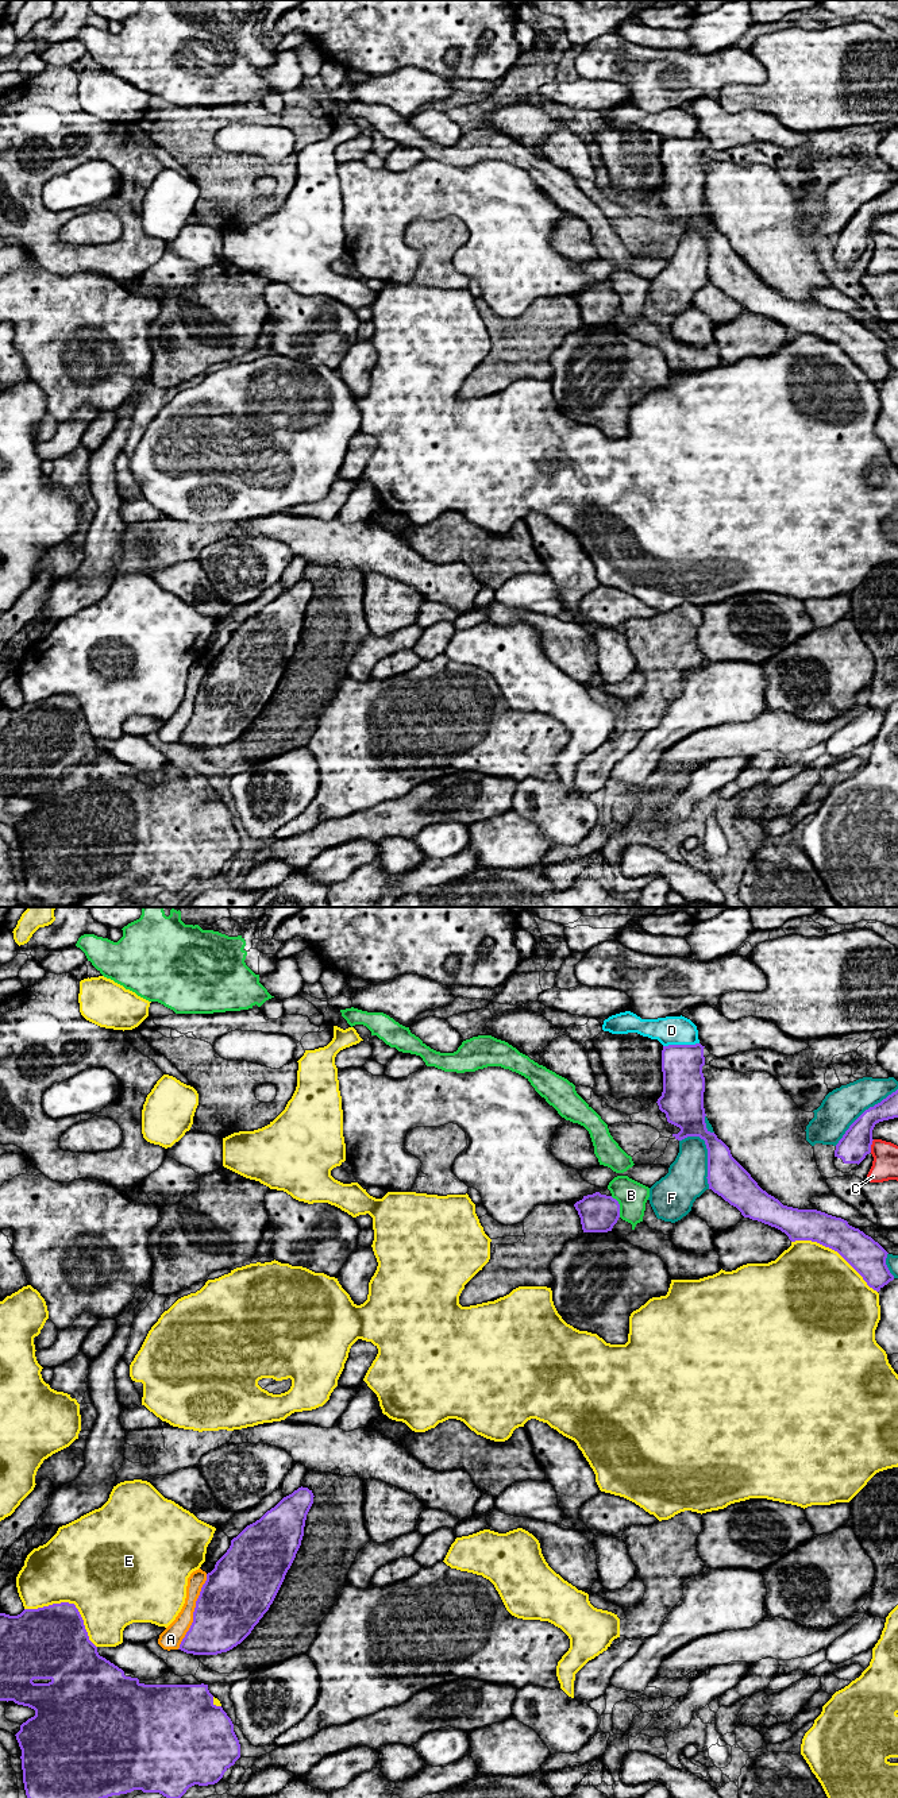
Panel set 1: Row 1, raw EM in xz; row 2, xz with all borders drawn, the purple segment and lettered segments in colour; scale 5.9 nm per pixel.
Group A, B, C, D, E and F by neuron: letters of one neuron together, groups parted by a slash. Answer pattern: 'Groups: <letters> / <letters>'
Groups: A / B / C / D / E / F

